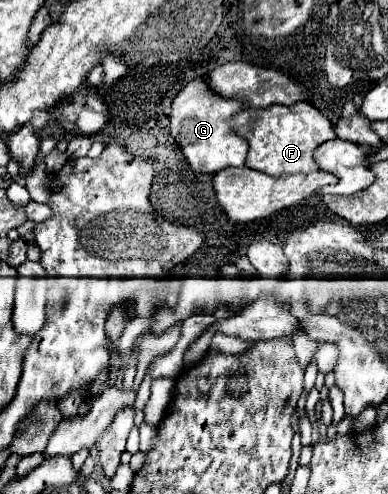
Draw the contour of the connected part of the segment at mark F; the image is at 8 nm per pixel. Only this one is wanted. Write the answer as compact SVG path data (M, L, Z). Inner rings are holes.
M298 102L292 106L272 104L268 108L246 108L230 120L230 128L234 128L234 132L250 144L246 166L274 178L282 174L308 174L318 170L318 164L312 158L314 148L330 138L336 138L330 120L308 102Z

